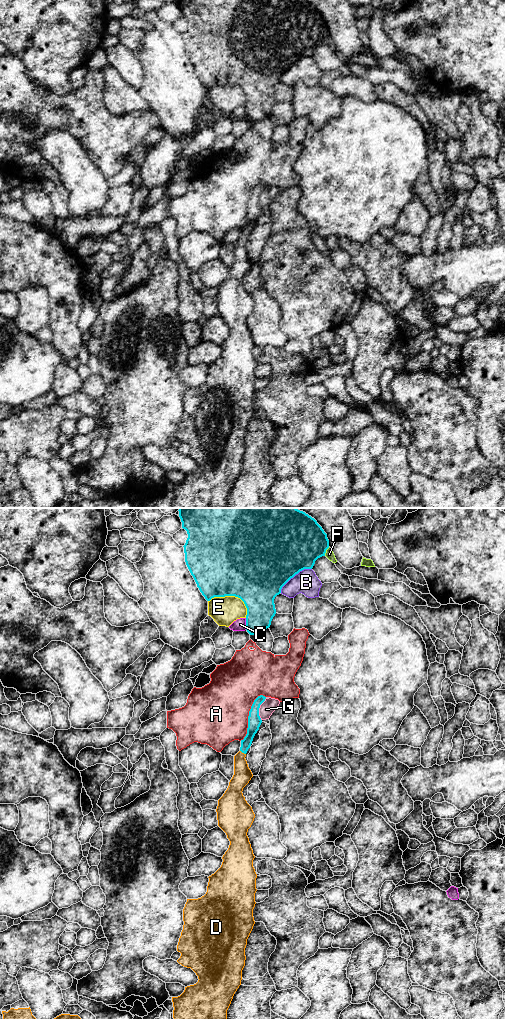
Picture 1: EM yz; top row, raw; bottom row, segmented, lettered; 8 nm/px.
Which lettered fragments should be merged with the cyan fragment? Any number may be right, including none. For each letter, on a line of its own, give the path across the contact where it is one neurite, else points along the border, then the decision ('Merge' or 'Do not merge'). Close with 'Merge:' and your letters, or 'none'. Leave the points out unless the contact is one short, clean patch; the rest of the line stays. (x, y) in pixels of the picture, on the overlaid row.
A: Do not merge
B: Do not merge
C: Do not merge
D: Merge
E: Do not merge
F: Do not merge
G: Do not merge
Merge: D

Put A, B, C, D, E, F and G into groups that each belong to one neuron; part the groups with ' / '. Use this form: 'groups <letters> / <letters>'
groups A / B / C / D / E / F / G

